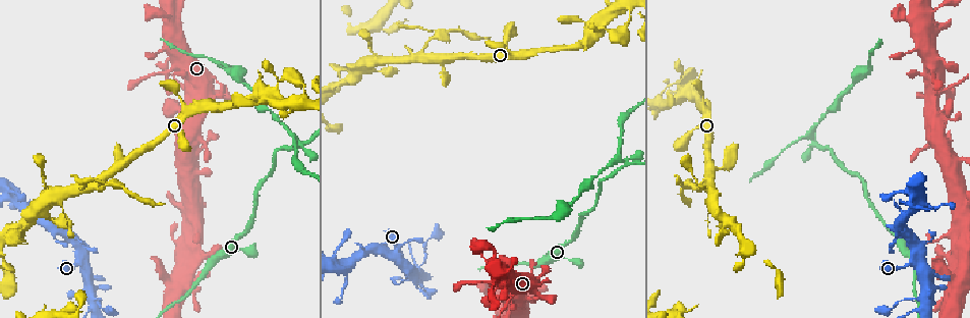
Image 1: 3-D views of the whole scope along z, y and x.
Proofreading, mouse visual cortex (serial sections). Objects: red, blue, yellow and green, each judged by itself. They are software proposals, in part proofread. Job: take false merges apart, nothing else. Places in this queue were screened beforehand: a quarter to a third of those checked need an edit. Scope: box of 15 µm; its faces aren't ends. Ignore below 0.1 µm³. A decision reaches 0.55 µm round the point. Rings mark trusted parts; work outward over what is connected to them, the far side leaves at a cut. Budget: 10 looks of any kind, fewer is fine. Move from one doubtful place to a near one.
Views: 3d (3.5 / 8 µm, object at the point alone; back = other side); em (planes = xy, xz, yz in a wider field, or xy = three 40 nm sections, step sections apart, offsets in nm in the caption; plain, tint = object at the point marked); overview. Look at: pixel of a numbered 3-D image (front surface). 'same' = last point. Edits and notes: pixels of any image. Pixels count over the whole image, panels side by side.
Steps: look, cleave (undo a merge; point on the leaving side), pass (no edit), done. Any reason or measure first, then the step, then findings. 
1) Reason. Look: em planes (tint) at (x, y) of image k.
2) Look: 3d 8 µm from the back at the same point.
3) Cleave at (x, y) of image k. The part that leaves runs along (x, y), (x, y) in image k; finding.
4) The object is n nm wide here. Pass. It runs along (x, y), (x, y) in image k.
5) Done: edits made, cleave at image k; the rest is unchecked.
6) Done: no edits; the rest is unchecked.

Abrupt turn. Look: 3d 8 µm at (167, 18) of image 1.

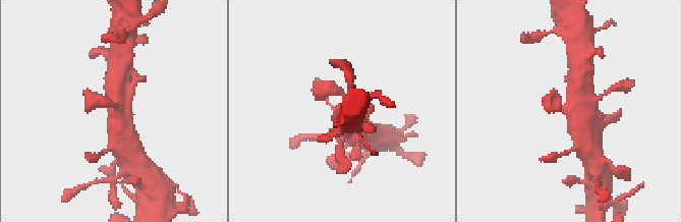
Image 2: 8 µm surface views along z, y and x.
Zoom in. Look: 3d 3.5 µm at (116, 112) of image 2.

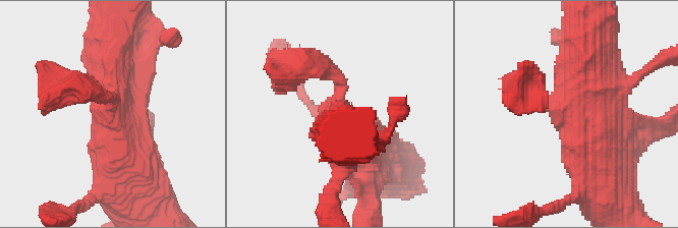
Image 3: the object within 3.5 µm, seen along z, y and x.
Need the tissue. Look: em xy step 1 (tint) at (574, 108) of image 3.

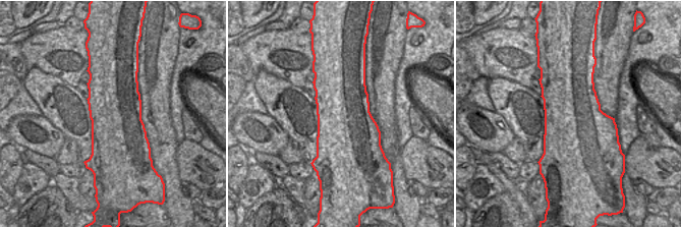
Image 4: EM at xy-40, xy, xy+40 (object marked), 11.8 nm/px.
Pass. It runs along (130, 191), (118, 163), (118, 66) in image 3; one cell here.

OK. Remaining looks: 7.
Sharp bend. Look: 3d 3.5 µm from the back at (620, 160) of image 1.

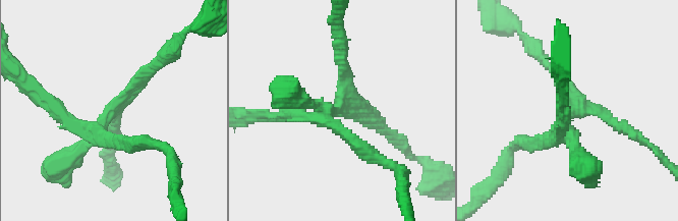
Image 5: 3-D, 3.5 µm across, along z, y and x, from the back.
Shape alone is not enough. Look: em planes (tint) at (570, 105) of image 5.

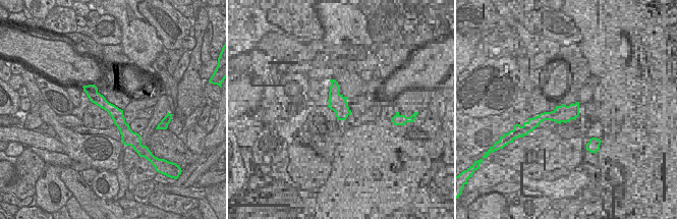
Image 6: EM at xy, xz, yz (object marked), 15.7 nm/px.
Cleave at (355, 106) of image 5. The part that leaves runs along (326, 115), (351, 105), (389, 133) in image 5; a second cell is stuck on.

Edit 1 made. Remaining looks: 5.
Look: 3d 3.5 µm at (420, 272) of image 1.

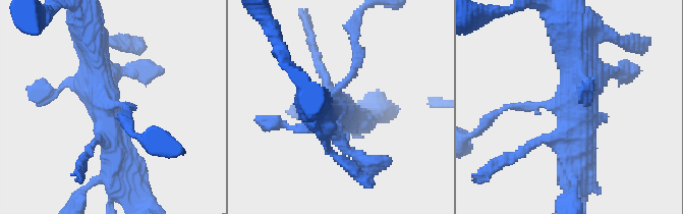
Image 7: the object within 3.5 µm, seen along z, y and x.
Look: em planes (tint) at (570, 103) of image 7.

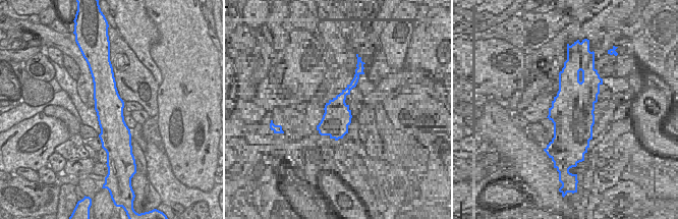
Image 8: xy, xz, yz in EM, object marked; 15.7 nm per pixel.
Look: em xy step 5 (tint) at the same point.

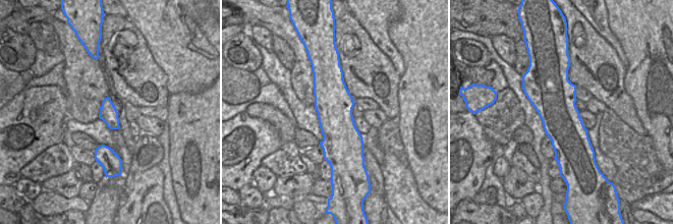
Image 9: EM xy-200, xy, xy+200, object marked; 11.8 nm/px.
Pass. It runs along (92, 40), (110, 130), (129, 164) in image 7; continuous, no second cell.

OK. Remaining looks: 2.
Narrows sharply. Look: 3d 3.5 µm at (430, 40) of image 1.

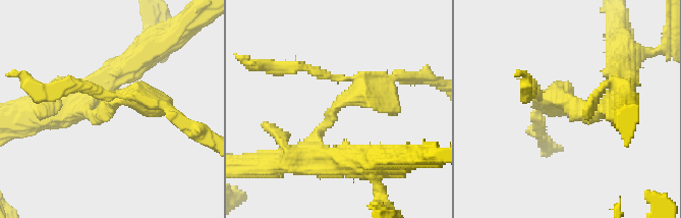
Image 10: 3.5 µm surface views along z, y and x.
Shape alone is not enough. Look: em xy step 3 (tint) at (568, 103) of image 10.

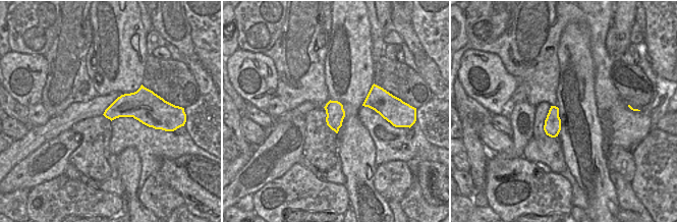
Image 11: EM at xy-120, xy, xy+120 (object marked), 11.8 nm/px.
Cleave at (427, 78) of image 10. The part that leaves runs along (390, 77), (424, 75), (437, 83) in image 10; two cells meet here.

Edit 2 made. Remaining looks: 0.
Done: edits made, cleave at image 5, cleave at image 10; the rest is unchecked.

